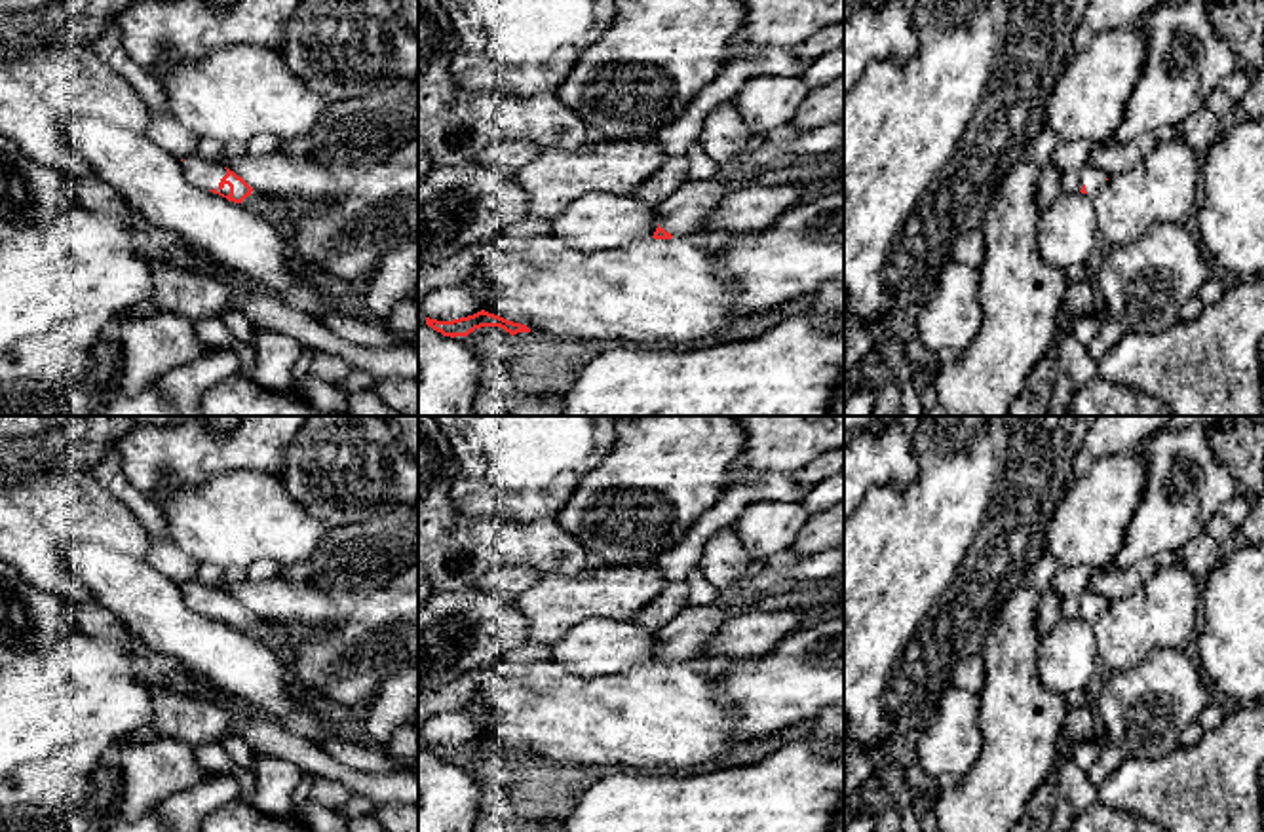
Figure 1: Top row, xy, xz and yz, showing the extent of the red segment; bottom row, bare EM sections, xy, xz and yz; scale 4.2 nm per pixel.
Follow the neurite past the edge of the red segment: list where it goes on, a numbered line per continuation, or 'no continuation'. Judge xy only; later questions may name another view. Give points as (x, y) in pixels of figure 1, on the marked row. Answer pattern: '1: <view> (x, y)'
1: xy (200, 171)

